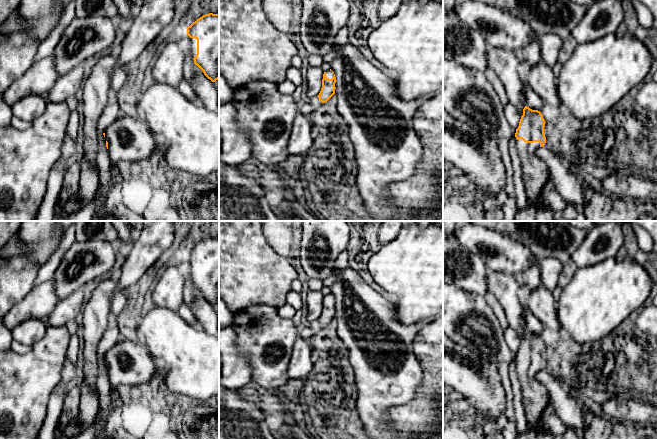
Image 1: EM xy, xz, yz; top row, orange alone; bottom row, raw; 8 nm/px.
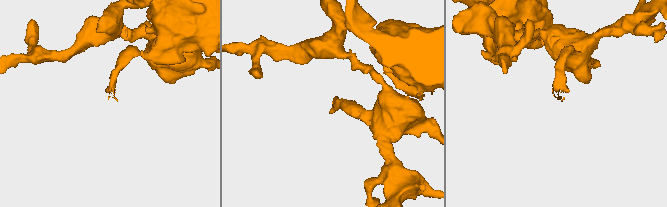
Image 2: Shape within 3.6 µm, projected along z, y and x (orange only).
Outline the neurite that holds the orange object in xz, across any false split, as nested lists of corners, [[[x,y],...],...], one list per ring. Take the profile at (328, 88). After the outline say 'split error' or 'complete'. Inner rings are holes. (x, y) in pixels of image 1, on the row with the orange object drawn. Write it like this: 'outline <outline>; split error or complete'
outline [[[330,69],[324,72],[322,79],[322,88],[317,96],[322,103],[327,102],[335,94],[336,77],[334,72]]]; split error

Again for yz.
outline [[[524,107],[515,137],[521,159],[527,206],[517,212],[514,221],[553,221],[554,211],[545,208],[537,198],[550,179],[547,165],[536,155],[537,149],[544,147],[546,143],[545,123],[540,111]]]; split error

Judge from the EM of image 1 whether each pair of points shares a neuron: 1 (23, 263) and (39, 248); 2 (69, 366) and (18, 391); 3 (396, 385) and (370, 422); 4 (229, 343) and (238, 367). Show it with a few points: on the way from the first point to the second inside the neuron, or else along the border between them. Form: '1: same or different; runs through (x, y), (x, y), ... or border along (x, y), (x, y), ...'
1: different; border along (18, 236), (29, 246), (29, 254), (40, 266)
2: different; border along (66, 358), (61, 378), (51, 391)
3: same; runs through (387, 394), (373, 408), (373, 413)
4: same; runs through (229, 349), (232, 361)

